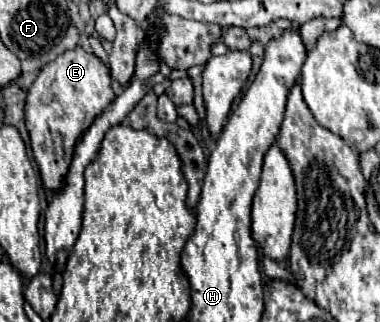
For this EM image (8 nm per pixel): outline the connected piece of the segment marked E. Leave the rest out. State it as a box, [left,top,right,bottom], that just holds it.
[25,46,115,190]

